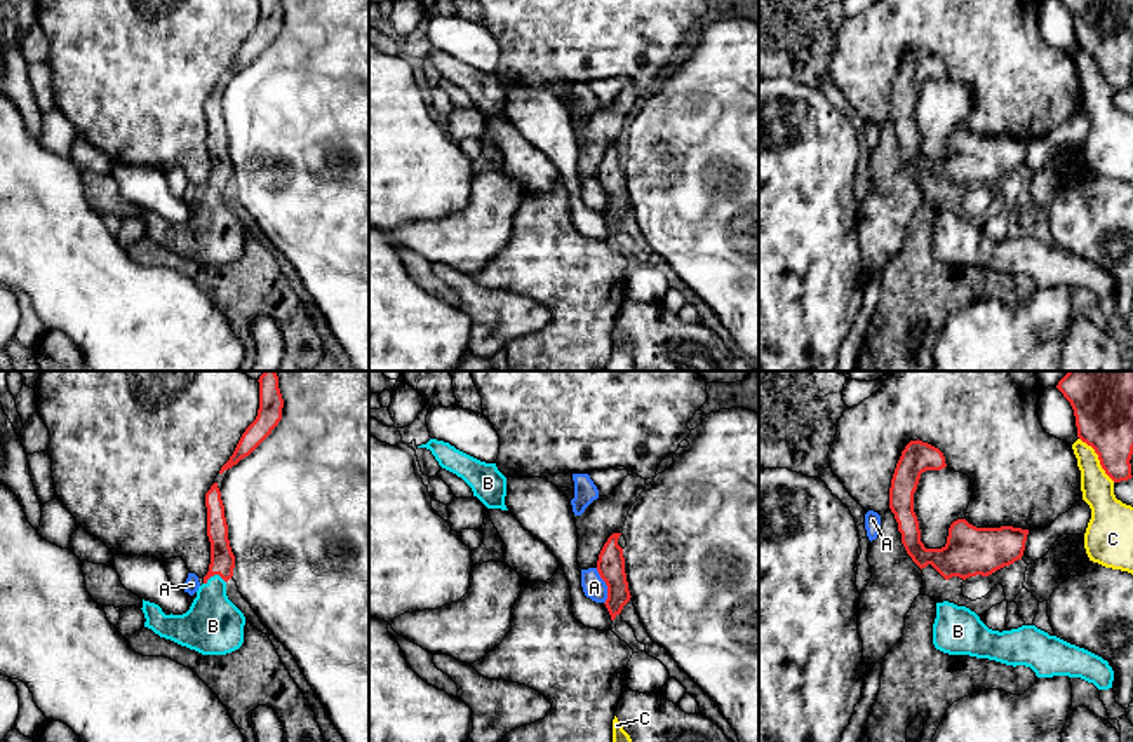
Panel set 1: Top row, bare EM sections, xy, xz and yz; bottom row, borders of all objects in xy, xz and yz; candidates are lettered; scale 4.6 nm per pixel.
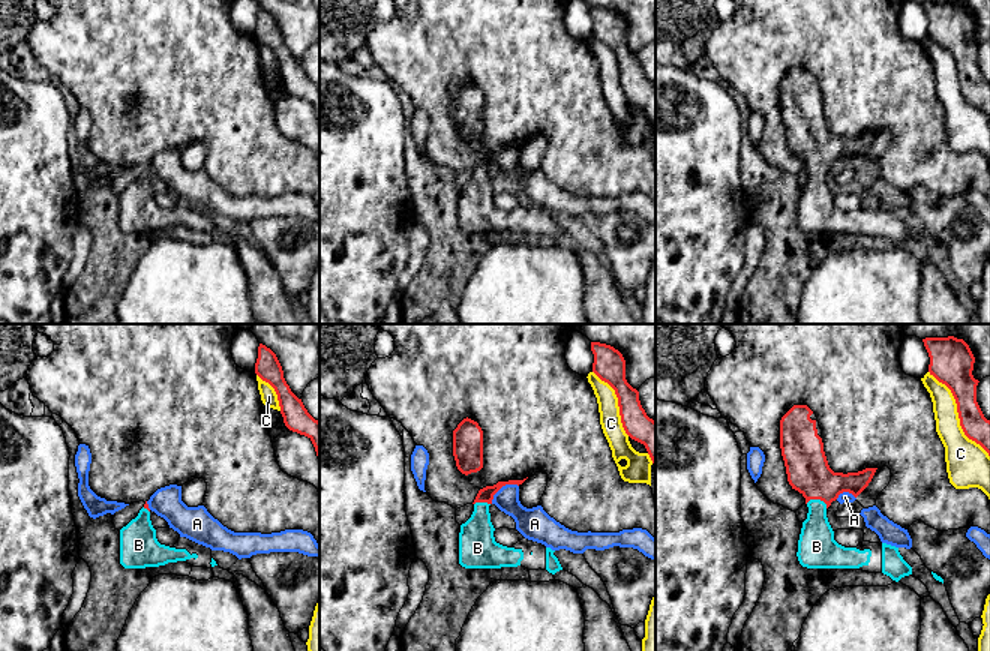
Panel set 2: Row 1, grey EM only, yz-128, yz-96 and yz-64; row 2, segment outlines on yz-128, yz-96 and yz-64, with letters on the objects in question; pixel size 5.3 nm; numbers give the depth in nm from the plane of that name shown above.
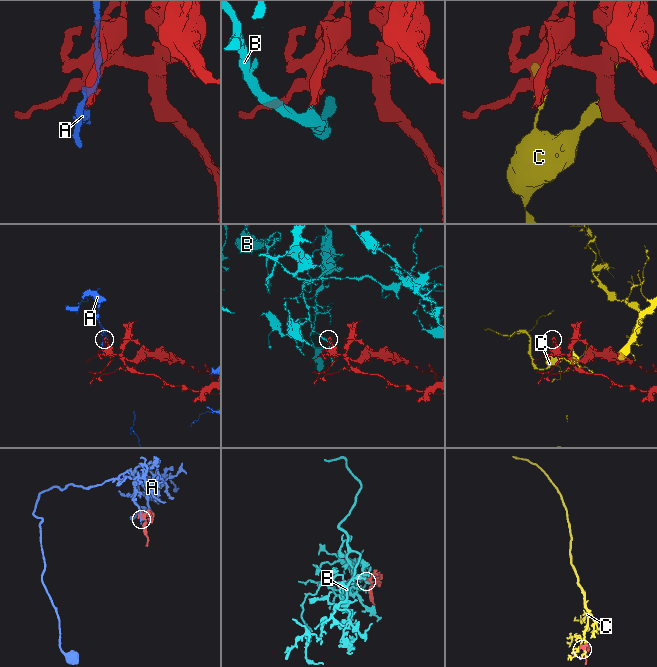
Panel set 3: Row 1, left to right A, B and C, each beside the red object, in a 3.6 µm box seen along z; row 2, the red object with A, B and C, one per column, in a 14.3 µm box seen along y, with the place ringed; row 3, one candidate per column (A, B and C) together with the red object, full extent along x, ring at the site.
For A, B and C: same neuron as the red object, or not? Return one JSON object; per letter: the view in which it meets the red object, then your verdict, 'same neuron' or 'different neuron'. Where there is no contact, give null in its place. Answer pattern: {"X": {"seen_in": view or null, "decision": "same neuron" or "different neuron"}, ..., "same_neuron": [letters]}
{"A": {"seen_in": "xz", "decision": "different neuron"}, "B": {"seen_in": "xy", "decision": "same neuron"}, "C": {"seen_in": "yz", "decision": "different neuron"}, "same_neuron": ["B"]}

